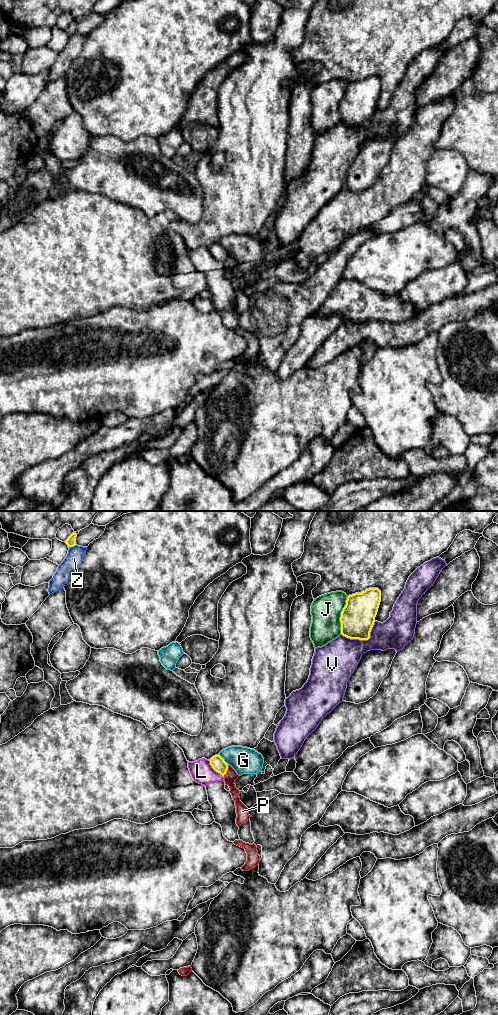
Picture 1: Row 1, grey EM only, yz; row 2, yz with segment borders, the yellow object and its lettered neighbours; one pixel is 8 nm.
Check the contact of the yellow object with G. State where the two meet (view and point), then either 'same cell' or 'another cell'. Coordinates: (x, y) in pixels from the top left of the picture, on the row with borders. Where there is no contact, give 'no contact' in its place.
yz (223, 759) | another cell

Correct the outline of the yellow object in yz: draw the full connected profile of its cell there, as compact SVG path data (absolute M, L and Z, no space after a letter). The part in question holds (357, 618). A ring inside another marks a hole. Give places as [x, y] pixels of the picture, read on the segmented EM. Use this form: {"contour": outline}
{"contour": "M378 588L349 595L341 612L341 634L350 639L368 640L380 602Z"}

